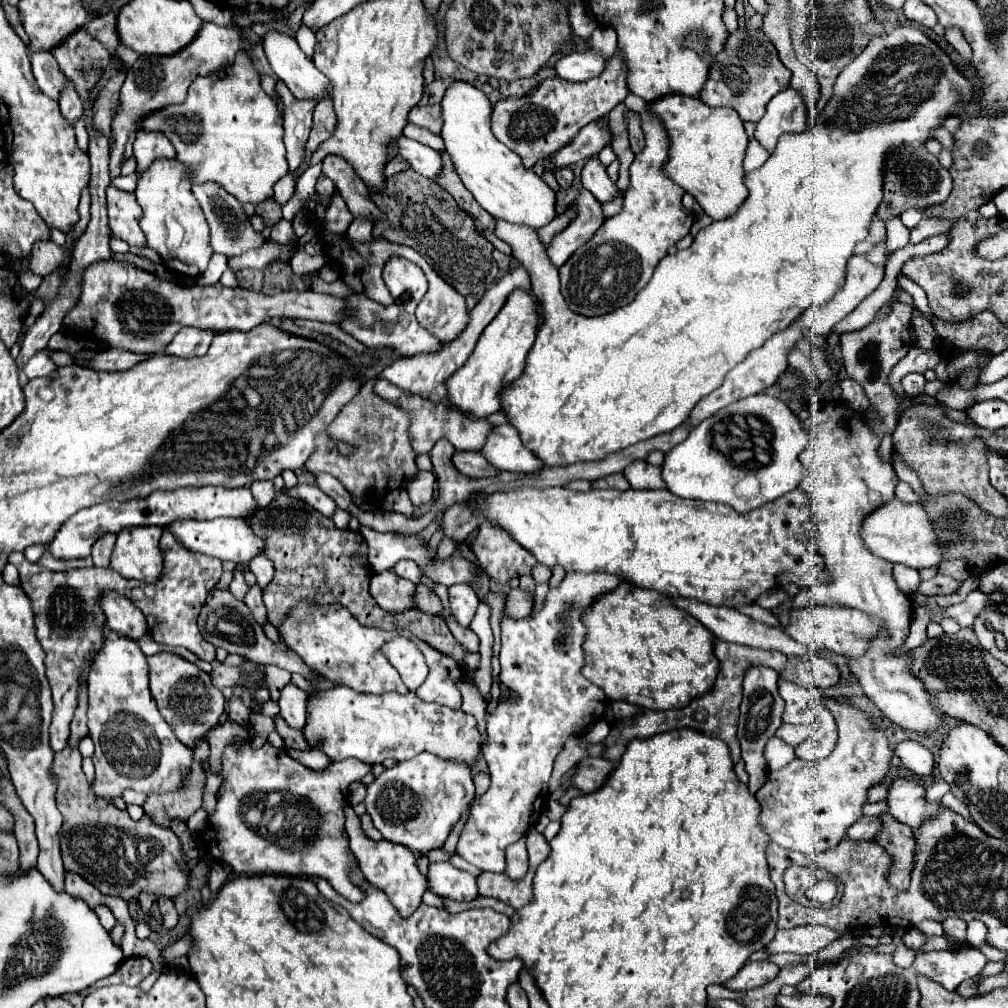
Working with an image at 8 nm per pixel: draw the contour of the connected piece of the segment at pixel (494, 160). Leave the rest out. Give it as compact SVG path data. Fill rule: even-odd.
M461 80L449 84L441 100L445 150L467 190L493 218L541 228L555 218L555 192L533 170L525 170L521 158L493 136L491 110L491 100L483 90Z

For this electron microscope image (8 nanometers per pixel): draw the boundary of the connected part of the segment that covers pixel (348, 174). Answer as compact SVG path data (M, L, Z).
M337 154L325 156L323 174L335 182L337 190L341 192L341 196L353 216L367 216L369 220L383 218L383 214L371 202L365 182L359 176L355 176L353 166L349 166L349 162L345 158L339 158Z

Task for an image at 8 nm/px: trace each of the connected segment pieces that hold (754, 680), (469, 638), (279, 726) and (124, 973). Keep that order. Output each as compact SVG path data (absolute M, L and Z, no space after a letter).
M753 666L743 680L743 702L741 702L737 738L741 744L741 756L745 760L745 768L749 772L751 794L755 794L767 780L767 760L763 758L763 746L767 744L769 738L775 736L775 730L783 724L785 702L779 698L777 682L779 682L779 674L765 666Z
M453 616L447 620L447 624L449 624L449 630L451 630L451 634L455 636L455 640L457 640L467 652L479 652L479 638L473 634L471 628L459 626L459 624L453 620Z
M275 716L273 720L275 720L275 732L285 740L285 746L297 748L297 750L309 750L309 744L299 730L289 728L281 716Z
M127 958L123 962L123 968L105 980L97 982L97 986L107 986L107 984L127 984L127 986L139 986L141 980L153 970L153 964L147 958Z

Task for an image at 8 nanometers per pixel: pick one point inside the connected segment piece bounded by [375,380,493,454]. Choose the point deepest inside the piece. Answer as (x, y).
(430, 422)

